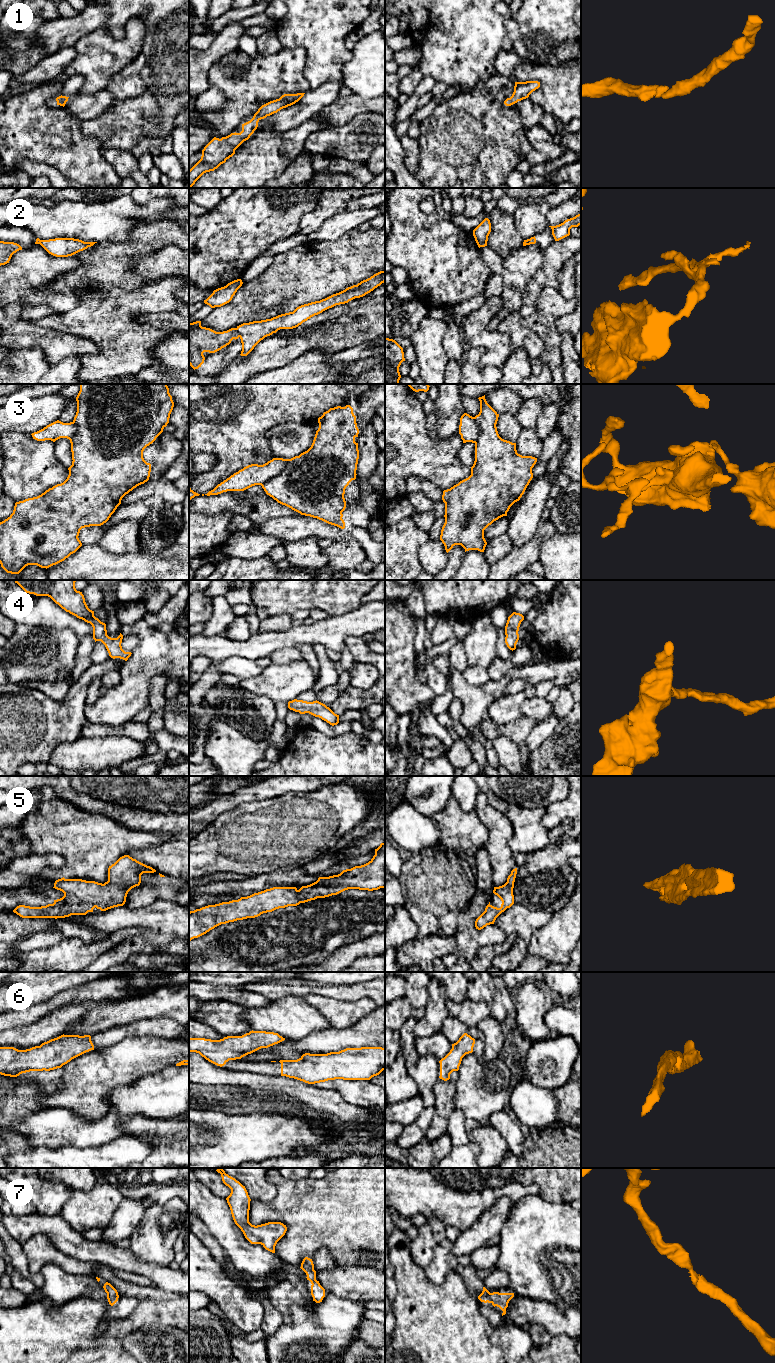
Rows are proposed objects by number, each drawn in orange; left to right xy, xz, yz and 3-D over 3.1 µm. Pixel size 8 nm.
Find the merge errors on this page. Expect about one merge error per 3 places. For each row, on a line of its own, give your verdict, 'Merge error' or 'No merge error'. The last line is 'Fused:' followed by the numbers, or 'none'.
1: No merge error
2: Merge error
3: No merge error
4: No merge error
5: No merge error
6: No merge error
7: No merge error
Fused: 2

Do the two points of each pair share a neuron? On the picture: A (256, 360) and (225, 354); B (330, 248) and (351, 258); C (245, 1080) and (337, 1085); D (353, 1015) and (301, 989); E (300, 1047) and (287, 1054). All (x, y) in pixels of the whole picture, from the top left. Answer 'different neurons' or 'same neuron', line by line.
A: different neurons
B: same neuron
C: different neurons
D: different neurons
E: same neuron

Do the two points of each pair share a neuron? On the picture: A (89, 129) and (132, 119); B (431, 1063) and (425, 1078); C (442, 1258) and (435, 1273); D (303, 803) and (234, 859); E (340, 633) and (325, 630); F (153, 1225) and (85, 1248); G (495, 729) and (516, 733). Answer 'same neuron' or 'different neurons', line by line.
A: same neuron
B: same neuron
C: same neuron
D: same neuron
E: same neuron
F: different neurons
G: same neuron

